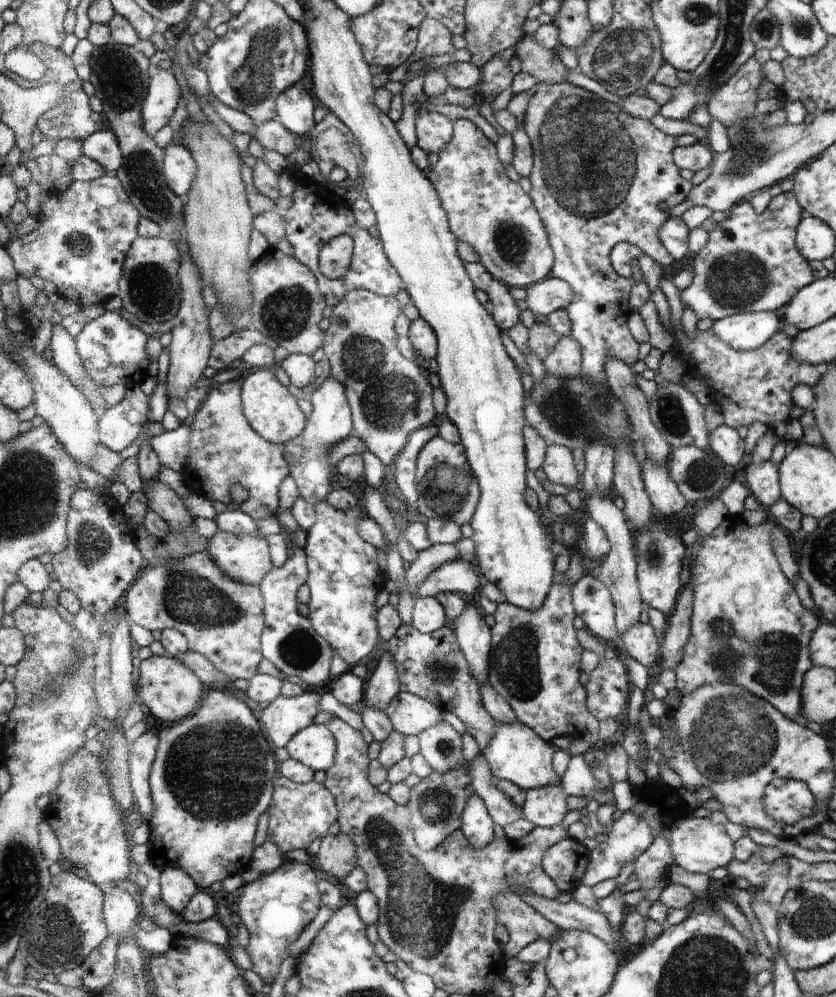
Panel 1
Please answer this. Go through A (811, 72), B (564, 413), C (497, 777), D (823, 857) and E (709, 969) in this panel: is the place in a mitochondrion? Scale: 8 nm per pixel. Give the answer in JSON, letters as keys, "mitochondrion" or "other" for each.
{"A":"other","B":"mitochondrion","C":"other","D":"other","E":"mitochondrion"}

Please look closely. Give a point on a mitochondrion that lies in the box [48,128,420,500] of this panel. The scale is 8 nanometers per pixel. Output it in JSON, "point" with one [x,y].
{"point":[143,175]}

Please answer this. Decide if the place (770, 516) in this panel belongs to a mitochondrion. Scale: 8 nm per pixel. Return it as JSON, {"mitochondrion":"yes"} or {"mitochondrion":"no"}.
{"mitochondrion":"no"}

